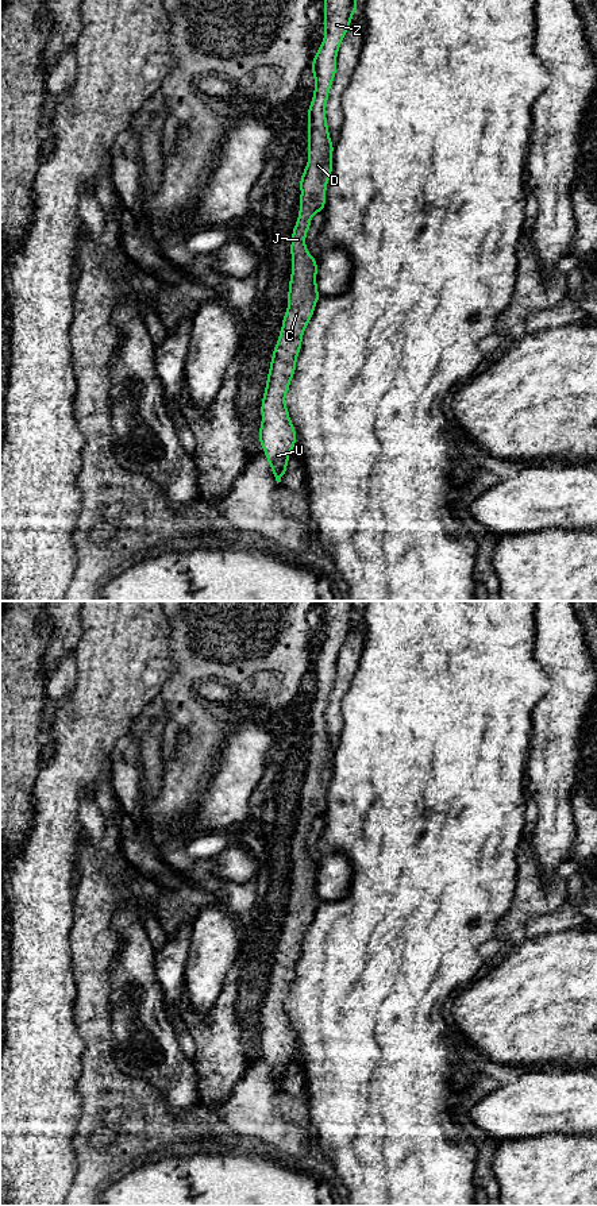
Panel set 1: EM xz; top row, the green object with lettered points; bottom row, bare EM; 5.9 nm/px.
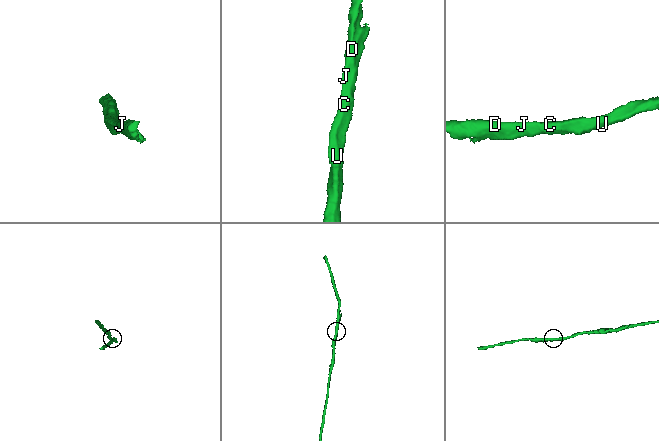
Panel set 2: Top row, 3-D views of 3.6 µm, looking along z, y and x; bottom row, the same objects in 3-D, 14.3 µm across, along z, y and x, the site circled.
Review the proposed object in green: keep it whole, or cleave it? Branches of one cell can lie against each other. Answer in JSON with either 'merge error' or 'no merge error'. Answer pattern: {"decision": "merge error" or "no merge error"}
{"decision": "no merge error"}

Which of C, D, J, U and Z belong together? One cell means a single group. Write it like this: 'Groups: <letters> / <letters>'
Groups: C D J U Z

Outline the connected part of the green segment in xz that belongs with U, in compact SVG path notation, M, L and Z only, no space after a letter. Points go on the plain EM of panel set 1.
M324 601L324 646L312 666L315 697L308 713L308 768L298 786L300 816L292 836L292 881L288 914L273 955L266 994L262 1003L262 1028L258 1045L265 1055L277 1089L285 1080L290 1056L296 1051L285 1001L296 976L304 935L320 903L316 890L317 867L305 852L311 822L326 812L327 787L332 779L334 750L330 743L326 709L336 679L339 651L358 612L355 601Z

